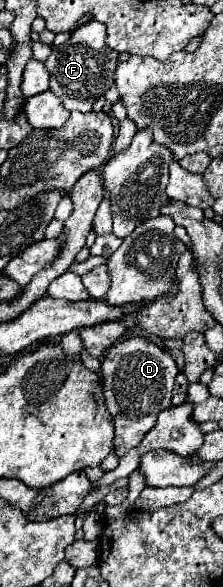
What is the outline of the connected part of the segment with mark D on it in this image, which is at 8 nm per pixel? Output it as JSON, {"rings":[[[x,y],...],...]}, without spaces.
{"rings":[[[132,337],[112,345],[102,361],[102,381],[106,409],[116,427],[114,455],[122,457],[128,449],[138,447],[142,437],[156,425],[156,415],[172,403],[172,387],[178,375],[174,357],[144,337]]]}

